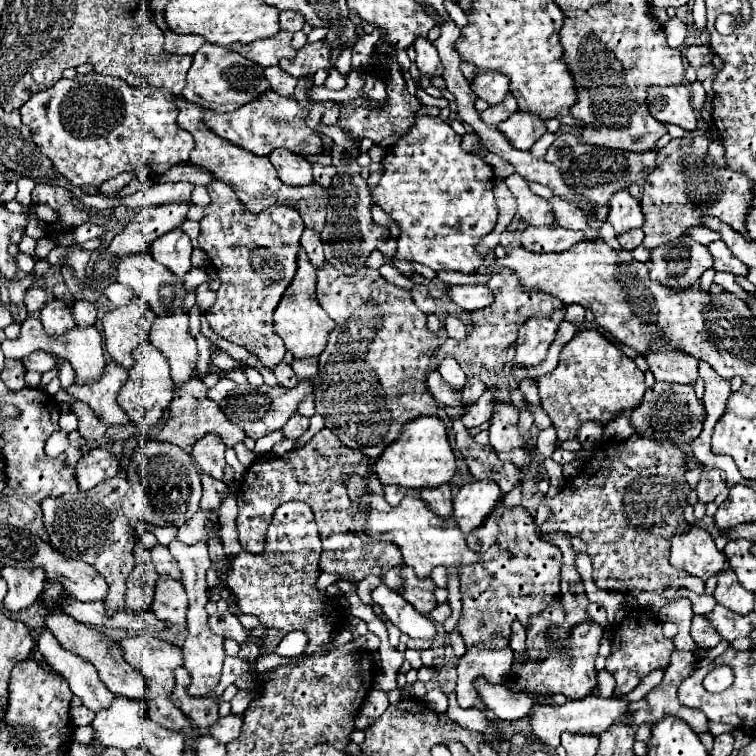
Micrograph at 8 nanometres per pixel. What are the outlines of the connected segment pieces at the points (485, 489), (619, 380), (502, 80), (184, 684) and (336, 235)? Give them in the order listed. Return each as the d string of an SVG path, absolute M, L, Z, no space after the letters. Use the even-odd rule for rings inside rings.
M478 480L460 488L454 498L454 520L458 528L464 534L480 528L502 498L502 490L492 480Z
M586 328L576 334L574 340L568 342L560 352L558 368L540 376L536 382L542 408L548 412L560 442L576 438L580 426L588 420L608 424L622 412L632 412L640 406L646 392L644 372L634 364L632 358L628 358L594 328Z
M478 70L474 80L470 82L470 88L474 90L474 94L478 98L486 100L490 106L496 106L508 94L508 78L504 74L500 74L500 72Z
M178 666L174 670L174 690L172 690L172 702L174 706L178 706L188 718L192 718L198 724L198 732L200 736L208 734L208 728L218 720L218 700L216 698L194 698L188 694L188 684L190 684L190 676L188 672Z
M320 124L320 130L334 140L332 146L332 164L338 168L338 174L332 180L332 186L328 188L328 208L326 208L326 226L320 232L320 240L324 244L326 262L336 266L342 272L354 272L360 270L370 256L372 250L376 250L380 244L384 244L386 228L374 224L370 216L372 196L370 188L364 178L360 178L360 166L356 164L356 158L360 156L360 148L354 148L354 138L348 138L344 132L340 132L338 126L324 126Z

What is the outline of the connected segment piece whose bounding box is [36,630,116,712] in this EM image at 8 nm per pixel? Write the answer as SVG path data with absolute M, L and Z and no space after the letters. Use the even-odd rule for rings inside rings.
M42 630L42 634L38 636L36 642L38 642L38 650L46 658L46 662L50 662L50 666L56 668L68 680L72 692L82 700L82 704L88 710L100 712L108 704L112 704L112 700L116 700L116 694L110 692L98 680L98 674L92 668L92 664L86 664L80 656L66 652L58 644L58 640L54 640L52 632Z

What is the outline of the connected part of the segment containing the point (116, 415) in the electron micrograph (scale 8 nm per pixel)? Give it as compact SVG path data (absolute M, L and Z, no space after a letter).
M108 360L104 366L104 376L100 376L100 380L94 380L92 384L86 384L86 386L74 384L67 393L72 394L76 400L90 404L92 410L98 414L98 418L106 422L106 426L130 424L126 412L116 402L118 390L122 388L126 376L128 376L128 370Z

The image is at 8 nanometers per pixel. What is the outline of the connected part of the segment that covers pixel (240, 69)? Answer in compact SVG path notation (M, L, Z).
M206 42L194 54L194 62L192 62L192 68L188 70L186 88L182 90L182 96L190 102L196 102L216 112L234 112L236 108L256 100L262 92L268 92L268 90L270 90L270 82L266 80L262 66L232 52L230 48Z

